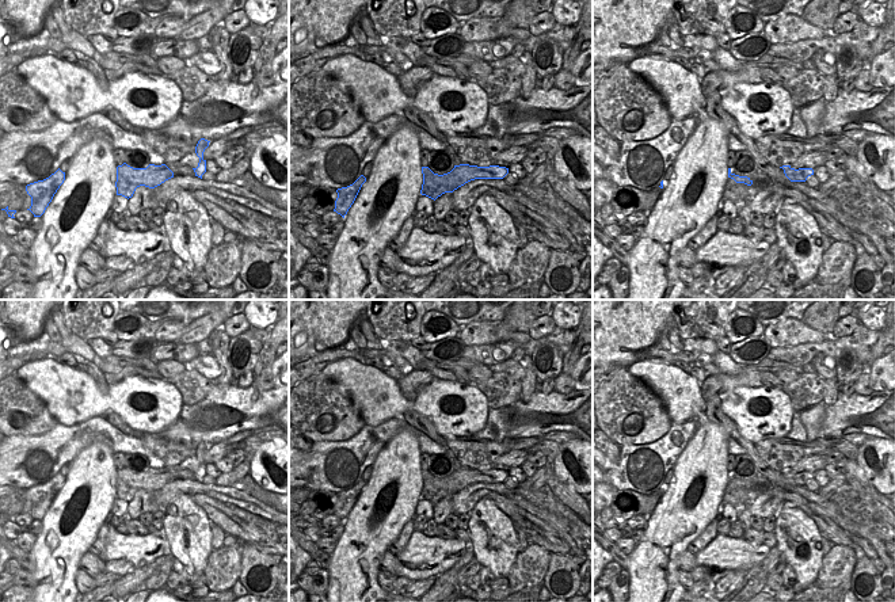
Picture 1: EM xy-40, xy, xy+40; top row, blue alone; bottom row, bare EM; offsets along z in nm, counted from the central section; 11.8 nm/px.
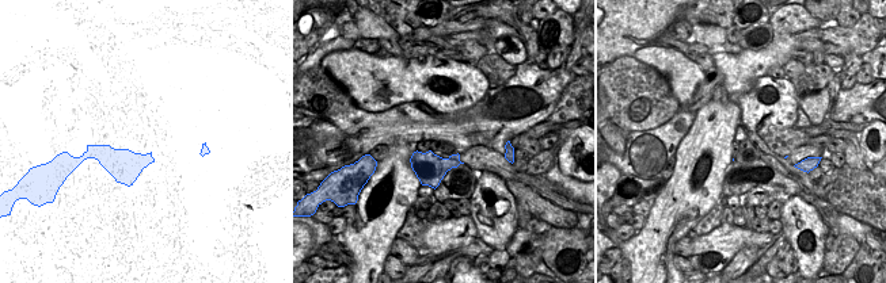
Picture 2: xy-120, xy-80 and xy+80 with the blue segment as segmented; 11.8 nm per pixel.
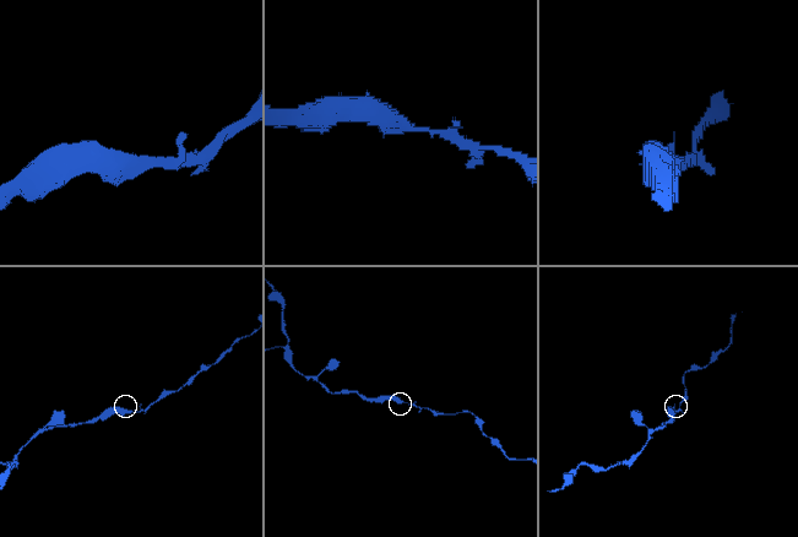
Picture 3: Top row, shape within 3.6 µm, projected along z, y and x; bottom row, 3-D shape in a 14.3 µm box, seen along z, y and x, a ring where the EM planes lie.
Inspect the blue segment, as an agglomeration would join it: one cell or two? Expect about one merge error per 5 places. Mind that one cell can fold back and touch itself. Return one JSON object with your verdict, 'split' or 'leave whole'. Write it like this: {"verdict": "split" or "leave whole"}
{"verdict": "leave whole"}

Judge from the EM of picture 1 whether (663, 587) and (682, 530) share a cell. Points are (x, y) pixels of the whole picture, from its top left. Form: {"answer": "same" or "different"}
{"answer": "same"}

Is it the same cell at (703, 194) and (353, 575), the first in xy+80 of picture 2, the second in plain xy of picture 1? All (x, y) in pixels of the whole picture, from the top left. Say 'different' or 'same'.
same

